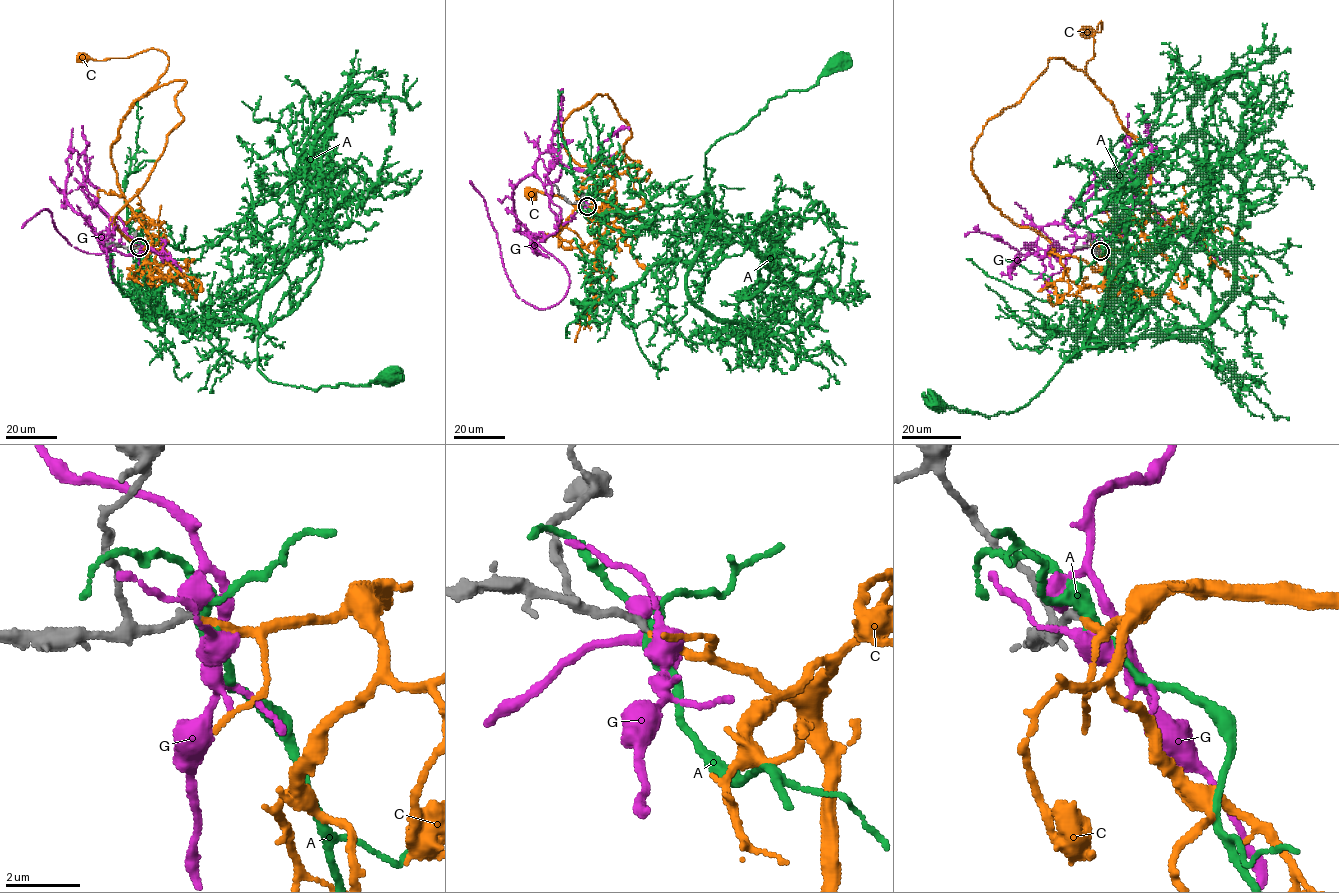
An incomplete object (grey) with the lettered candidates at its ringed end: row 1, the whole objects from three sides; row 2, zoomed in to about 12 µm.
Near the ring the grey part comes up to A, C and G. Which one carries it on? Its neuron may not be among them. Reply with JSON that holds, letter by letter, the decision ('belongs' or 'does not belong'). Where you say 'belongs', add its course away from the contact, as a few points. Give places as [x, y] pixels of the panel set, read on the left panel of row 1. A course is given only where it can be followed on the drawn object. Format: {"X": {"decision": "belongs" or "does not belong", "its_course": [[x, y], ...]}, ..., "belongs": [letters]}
{"A": {"decision": "does not belong"}, "C": {"decision": "belongs", "its_course": [[139, 247], [152, 241], [117, 183], [111, 144], [168, 58], [153, 48], [82, 57]]}, "G": {"decision": "does not belong"}, "belongs": ["C"]}

